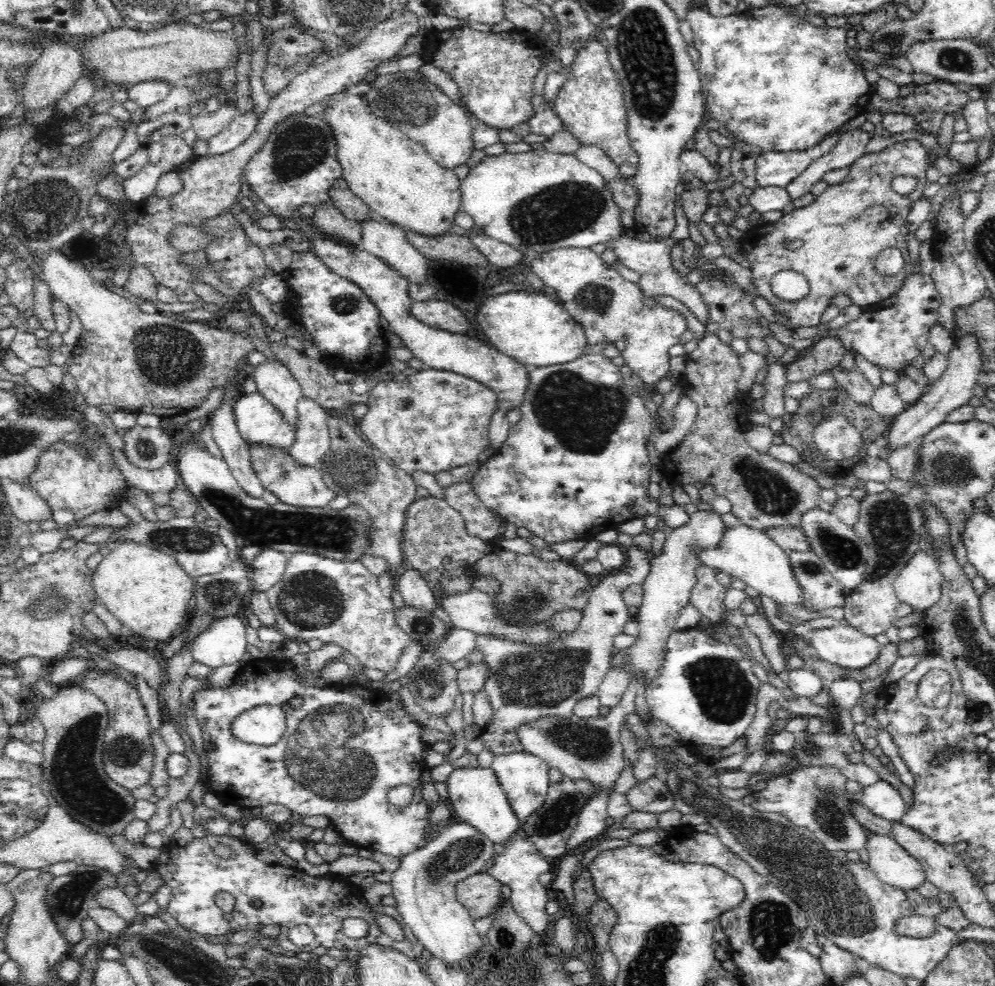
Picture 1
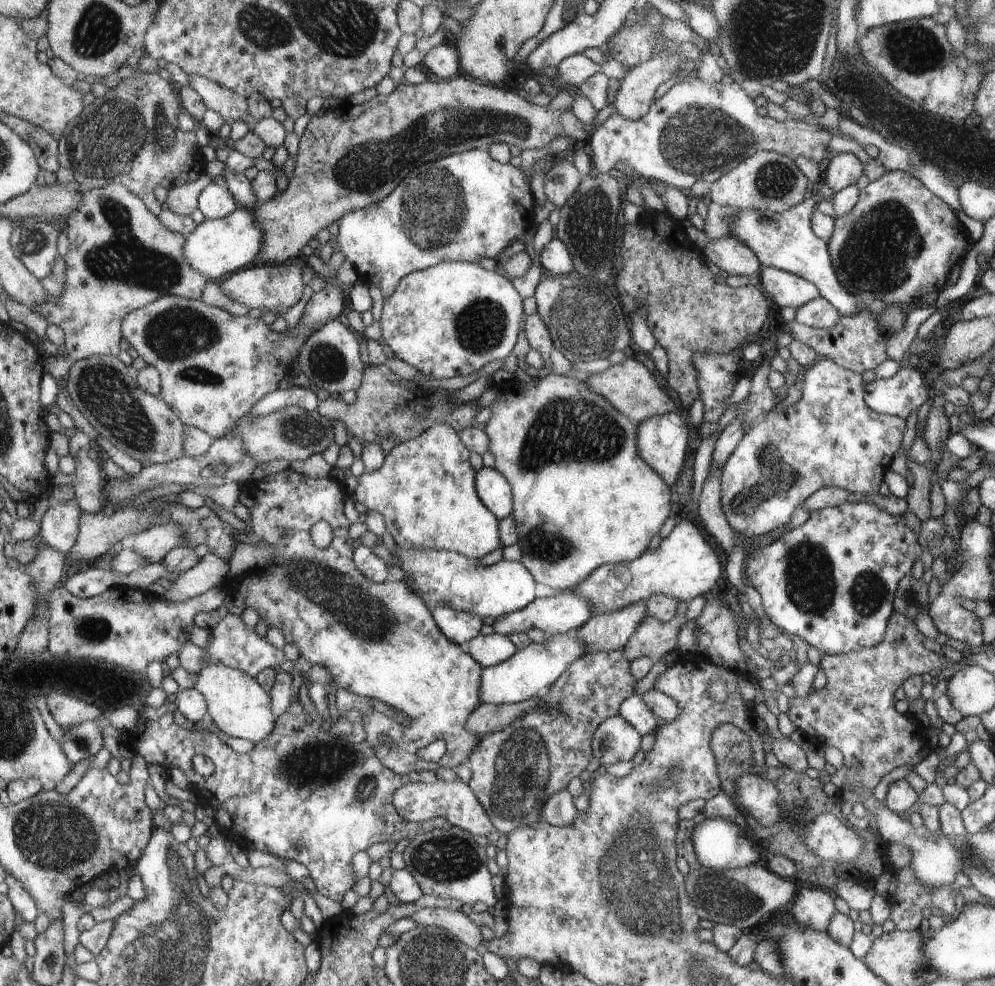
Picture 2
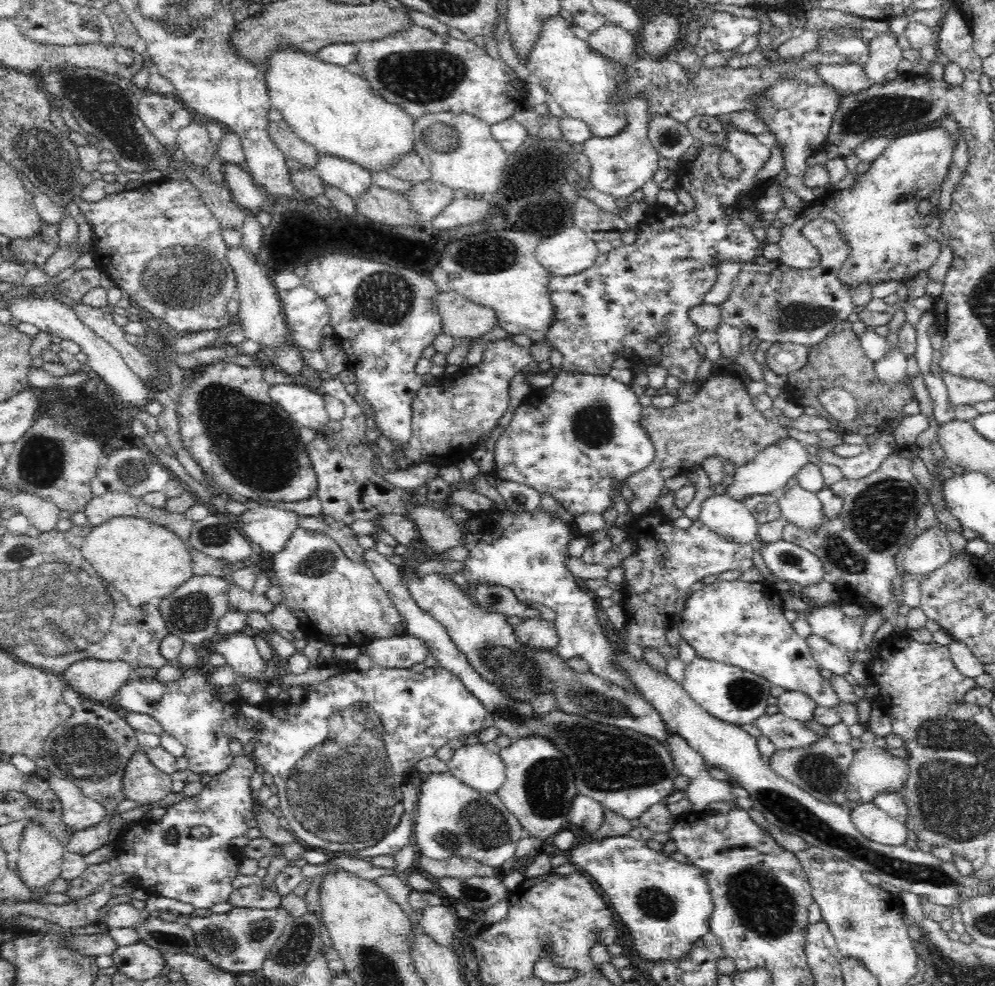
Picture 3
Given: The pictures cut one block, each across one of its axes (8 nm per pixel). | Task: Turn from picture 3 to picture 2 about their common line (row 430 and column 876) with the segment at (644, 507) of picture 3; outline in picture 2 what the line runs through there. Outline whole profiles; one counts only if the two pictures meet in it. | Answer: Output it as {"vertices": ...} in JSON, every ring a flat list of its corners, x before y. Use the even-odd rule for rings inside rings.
{"vertices":[[896,611,890,618,886,636,879,645,851,653,825,655,819,663,819,668,827,676,826,684,818,690,813,690,806,698,793,697,789,699,788,718,802,730,804,735,812,736,828,746,838,748,843,754,843,765,848,766,847,782,854,787,860,785,874,791,876,785,894,768,898,766,914,766,929,756,932,749,928,743,926,728,914,715,903,715,894,710,894,692,903,686,903,682,914,675,927,677,930,670,940,671,954,664,948,662,945,656,930,651,922,643,923,635,916,623,904,613]]}

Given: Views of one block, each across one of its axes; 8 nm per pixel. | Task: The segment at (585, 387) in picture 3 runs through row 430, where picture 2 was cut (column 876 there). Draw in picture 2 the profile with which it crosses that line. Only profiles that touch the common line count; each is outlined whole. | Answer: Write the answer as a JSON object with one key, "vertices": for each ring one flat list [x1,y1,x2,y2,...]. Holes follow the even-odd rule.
{"vertices":[[849,502,819,511,810,511,809,518,804,524,793,528,793,530,790,529,779,539,772,541,770,545,764,545,751,553,749,551,746,553,744,569,742,571,743,578,747,585,753,586,760,593,762,608,764,608,764,612,766,612,772,624,782,632,796,634,802,640,806,640,810,646,815,646,820,653,824,652,826,655,838,655,872,648,883,641,883,638,886,636,887,626,890,624,890,614,895,612,893,600,898,583,904,576,910,575,912,566,922,556,922,548,920,548,919,540,916,540,914,530,906,526,904,515,890,514,888,511,882,510,876,503]]}

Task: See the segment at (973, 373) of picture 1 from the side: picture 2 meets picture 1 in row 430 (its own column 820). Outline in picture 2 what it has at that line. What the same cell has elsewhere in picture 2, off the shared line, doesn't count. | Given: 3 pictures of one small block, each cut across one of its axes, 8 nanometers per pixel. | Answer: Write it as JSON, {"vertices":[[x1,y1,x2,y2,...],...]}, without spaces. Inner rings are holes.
{"vertices":[[800,884,799,887,789,906,791,913,801,925,825,931,837,911,834,907,834,895,814,885]]}

